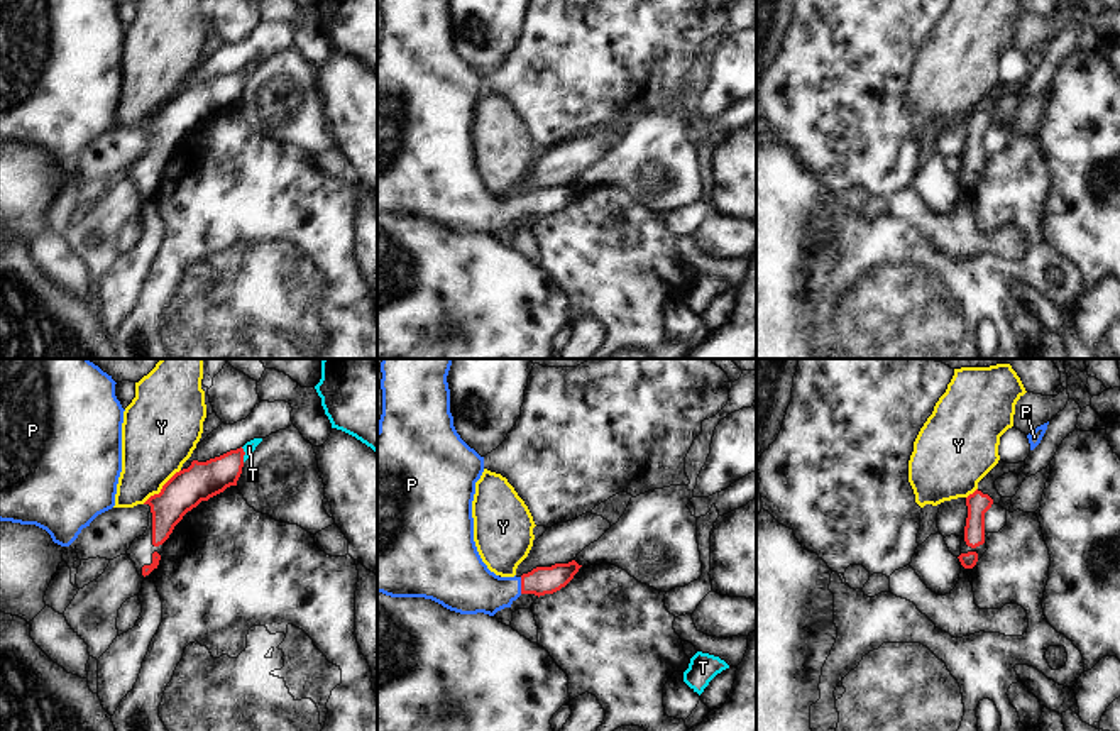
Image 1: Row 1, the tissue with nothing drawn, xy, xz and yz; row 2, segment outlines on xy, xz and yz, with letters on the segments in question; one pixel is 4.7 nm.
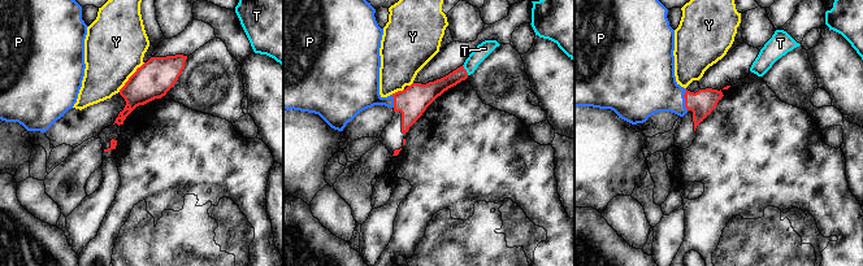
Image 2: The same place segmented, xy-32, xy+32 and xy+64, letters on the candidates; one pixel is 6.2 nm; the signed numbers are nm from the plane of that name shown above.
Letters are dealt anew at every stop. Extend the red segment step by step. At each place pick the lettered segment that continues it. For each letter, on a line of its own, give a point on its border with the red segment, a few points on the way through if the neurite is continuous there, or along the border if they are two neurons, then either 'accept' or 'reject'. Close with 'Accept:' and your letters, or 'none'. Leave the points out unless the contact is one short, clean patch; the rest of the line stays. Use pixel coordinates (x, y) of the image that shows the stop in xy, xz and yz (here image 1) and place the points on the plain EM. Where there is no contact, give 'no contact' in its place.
P: meets red in xz at (521, 207); runs through xz (540, 202), (521, 207), (469, 208); accept
T: meets red in xy at (244, 75); border along xy (241, 68), (244, 82); reject
Y: meets red in xy at (161, 110); border along xy (180, 90), (158, 114), (142, 124); reject
Accept: P

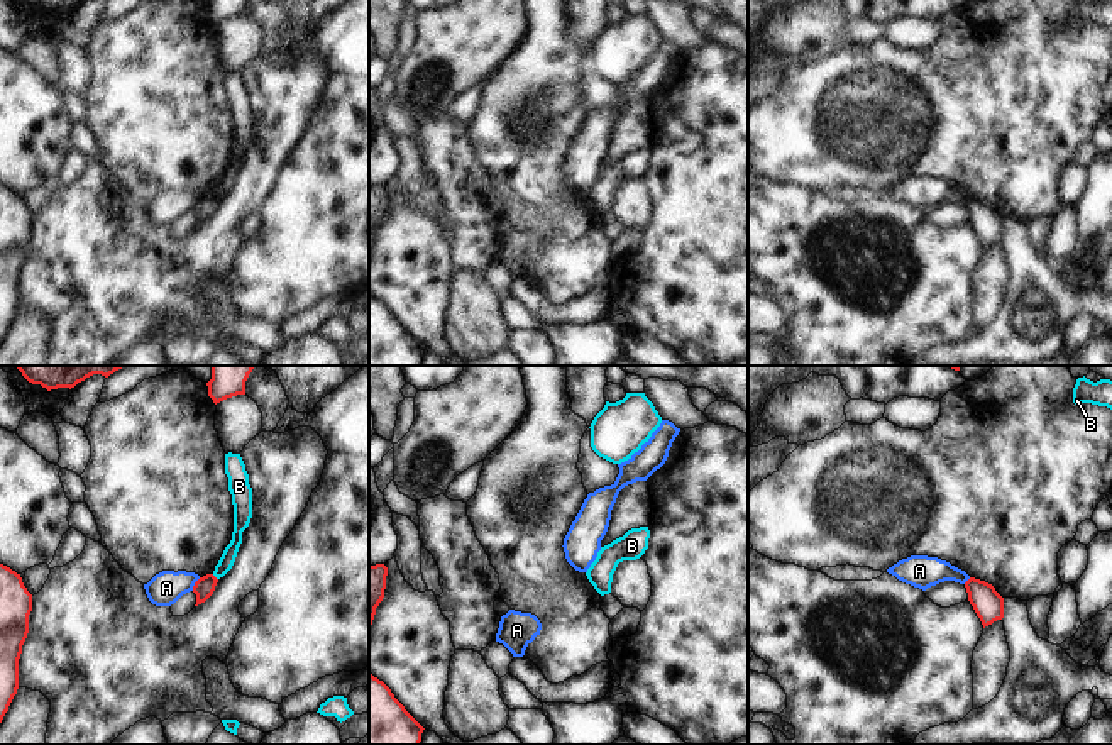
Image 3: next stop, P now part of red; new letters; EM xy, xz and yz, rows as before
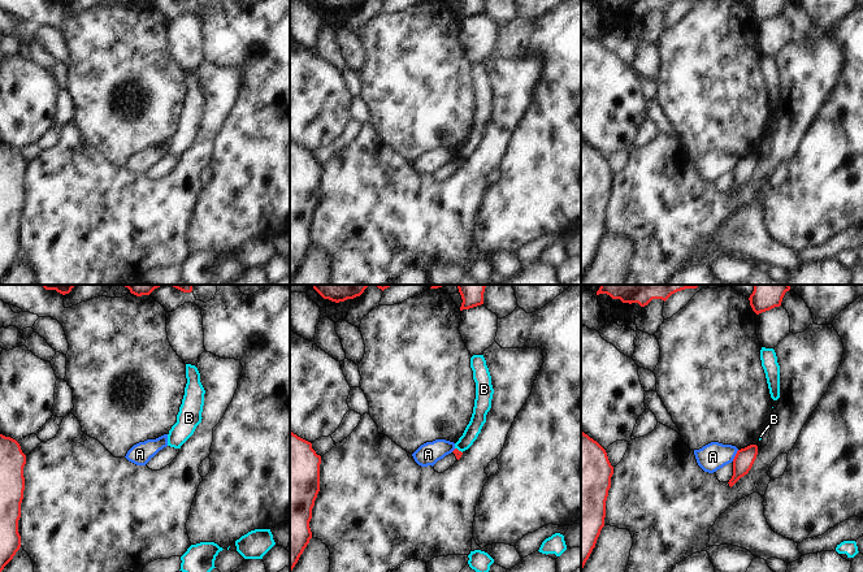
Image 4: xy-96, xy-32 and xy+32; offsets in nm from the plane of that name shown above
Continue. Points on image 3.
A: meets red in xy at (195, 205); border along xy (200, 198), (192, 210); reject
B: meets red in xy at (215, 198); border along xy (212, 195), (217, 200); reject
Accept: none

